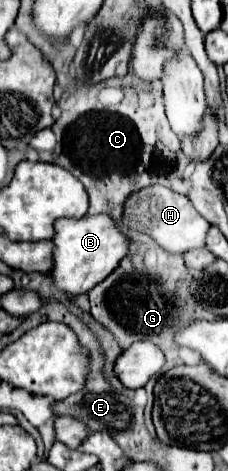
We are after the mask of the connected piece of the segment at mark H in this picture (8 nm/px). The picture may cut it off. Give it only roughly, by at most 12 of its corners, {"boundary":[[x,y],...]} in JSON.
{"boundary":[[149,186],[123,224],[167,252],[203,248],[211,224],[187,196]]}

